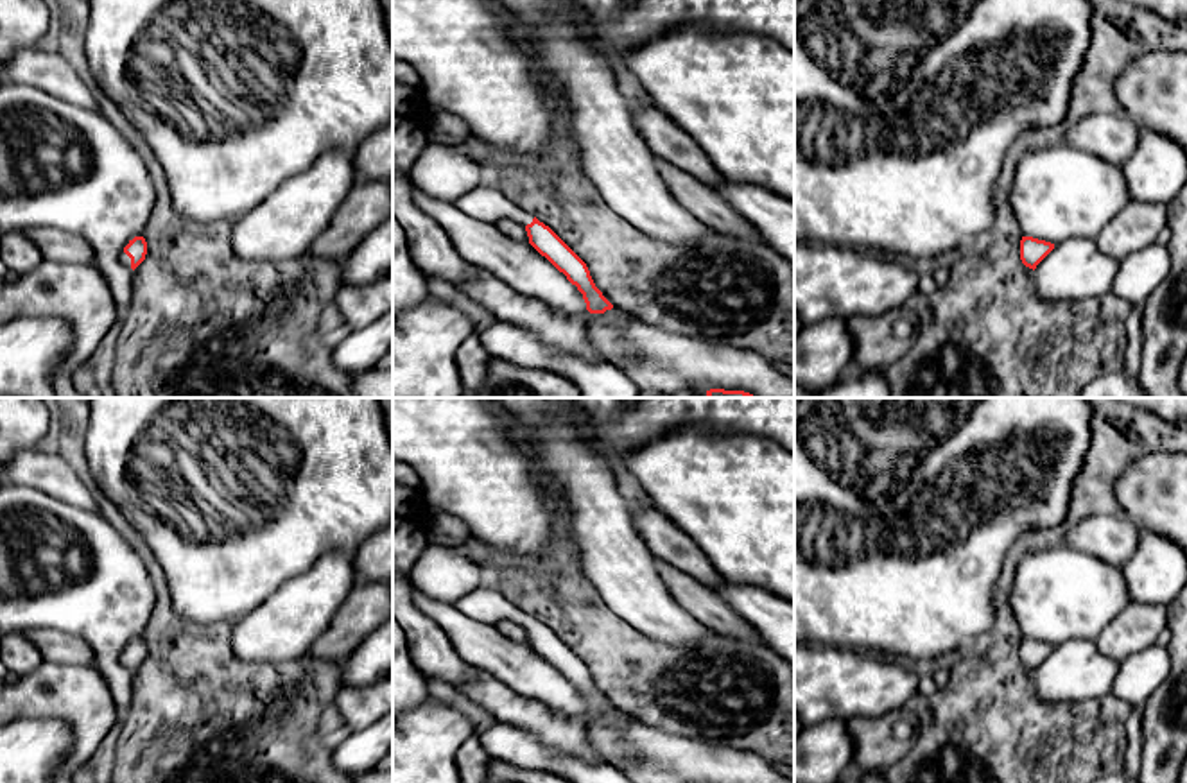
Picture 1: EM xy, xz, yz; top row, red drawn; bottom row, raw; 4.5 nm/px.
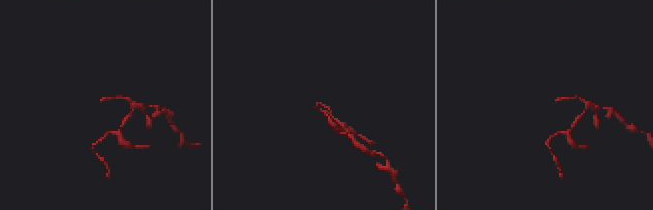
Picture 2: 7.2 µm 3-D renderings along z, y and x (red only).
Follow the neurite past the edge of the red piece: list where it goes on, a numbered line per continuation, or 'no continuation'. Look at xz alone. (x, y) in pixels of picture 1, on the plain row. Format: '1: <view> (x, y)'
1: xz (485, 604)

